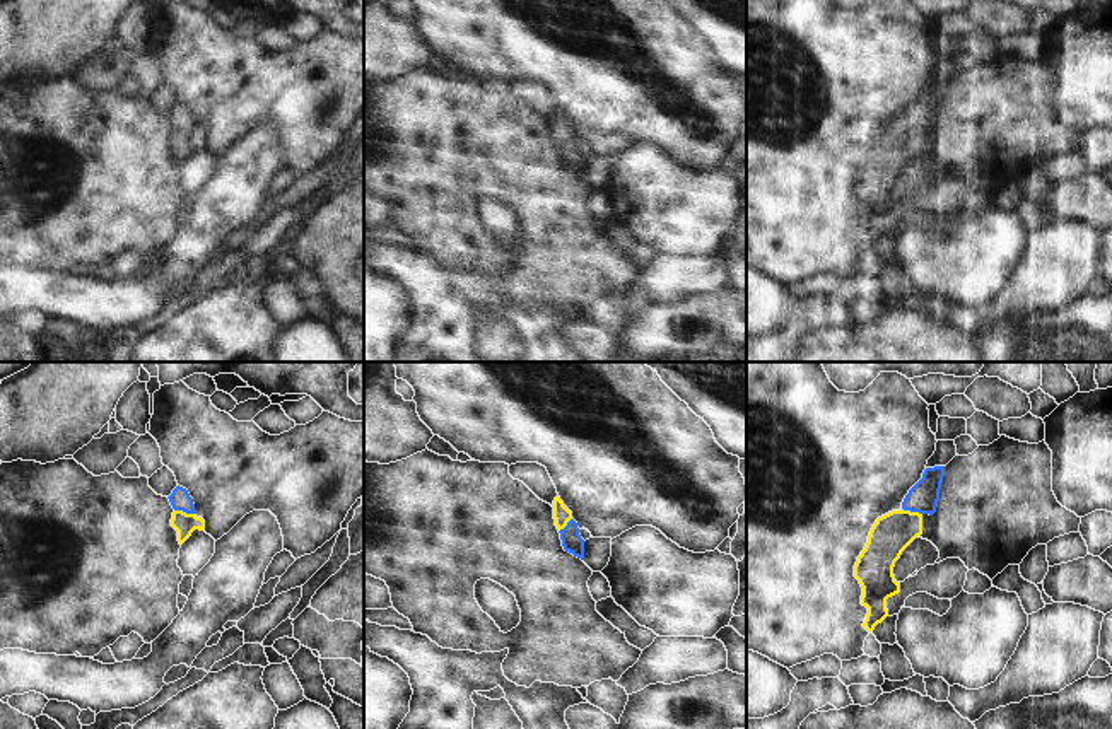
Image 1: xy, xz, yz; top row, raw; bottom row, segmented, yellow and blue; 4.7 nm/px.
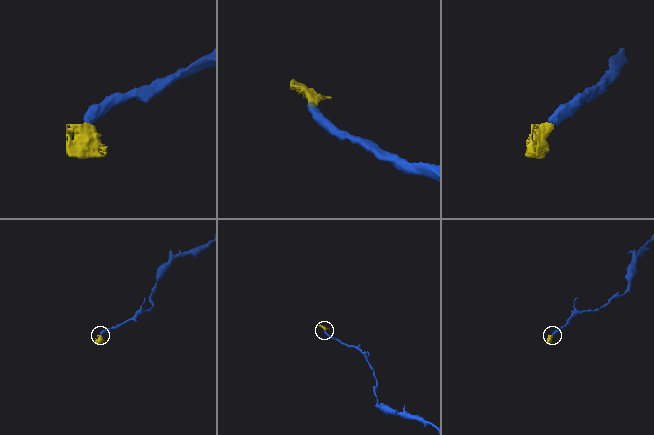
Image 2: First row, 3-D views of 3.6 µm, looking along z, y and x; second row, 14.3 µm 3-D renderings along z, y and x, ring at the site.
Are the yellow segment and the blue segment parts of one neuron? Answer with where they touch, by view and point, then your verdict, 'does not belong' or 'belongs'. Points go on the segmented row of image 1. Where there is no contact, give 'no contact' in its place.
xy (185, 513) | belongs

